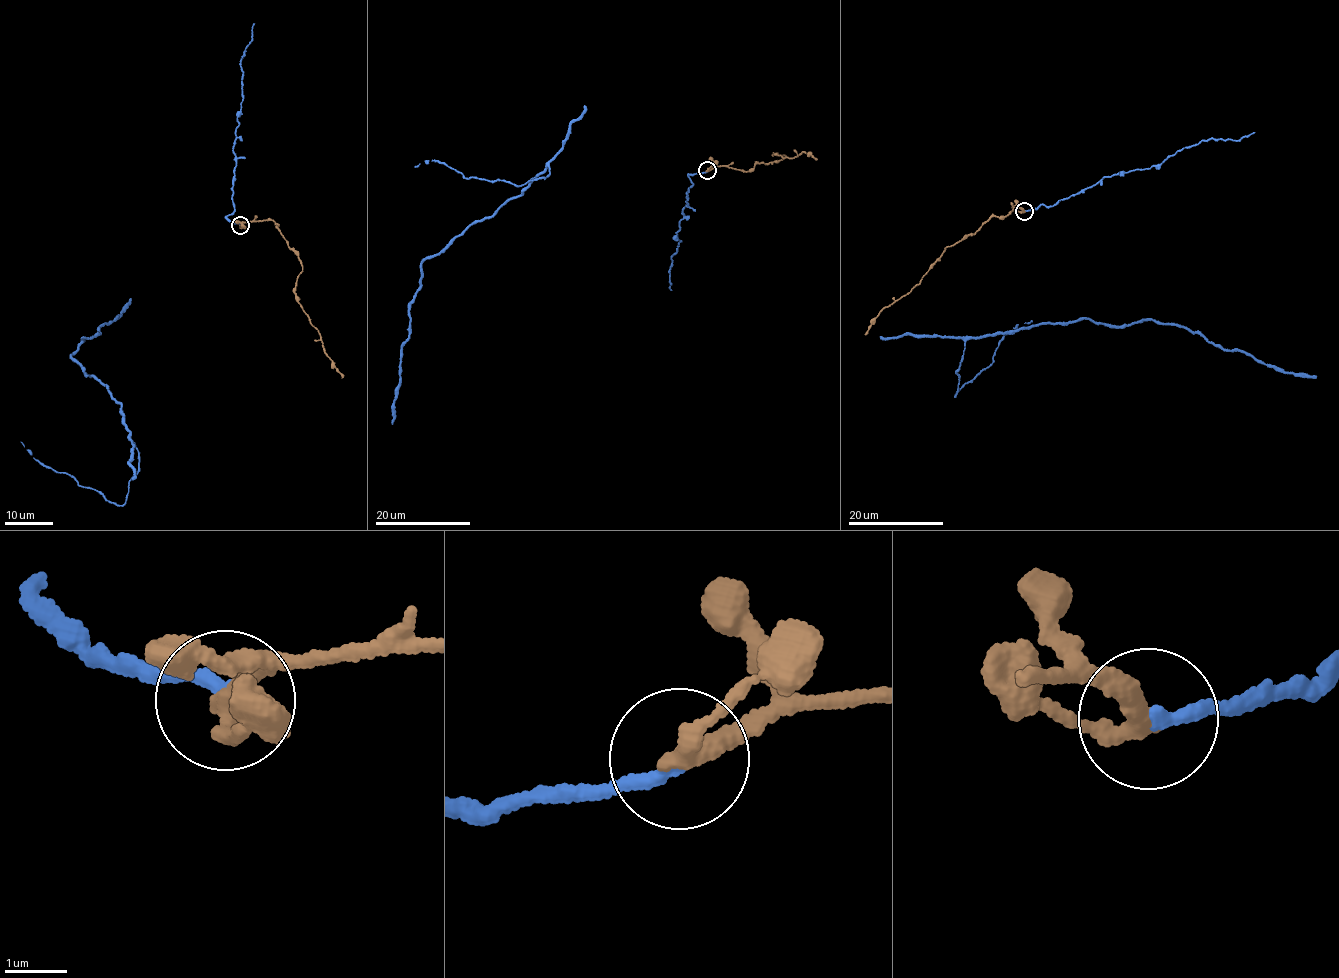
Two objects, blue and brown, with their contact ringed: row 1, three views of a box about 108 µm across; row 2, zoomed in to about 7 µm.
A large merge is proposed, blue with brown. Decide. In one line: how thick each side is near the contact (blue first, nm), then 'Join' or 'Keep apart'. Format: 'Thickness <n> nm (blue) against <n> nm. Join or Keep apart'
Thickness 240 nm (blue) against 320 nm. Join

